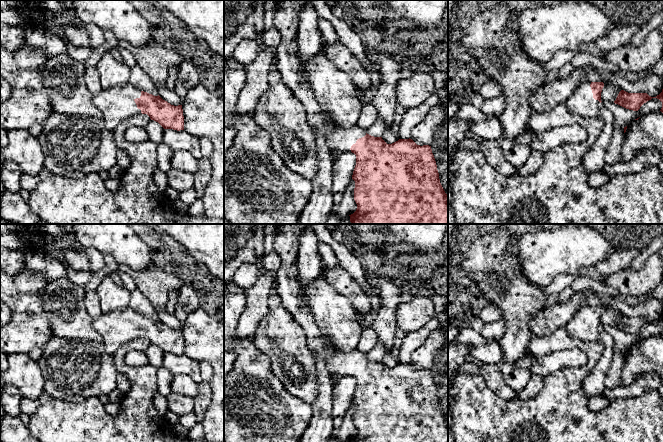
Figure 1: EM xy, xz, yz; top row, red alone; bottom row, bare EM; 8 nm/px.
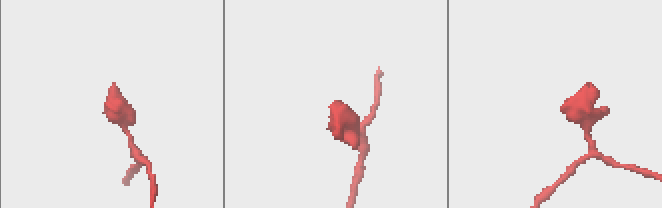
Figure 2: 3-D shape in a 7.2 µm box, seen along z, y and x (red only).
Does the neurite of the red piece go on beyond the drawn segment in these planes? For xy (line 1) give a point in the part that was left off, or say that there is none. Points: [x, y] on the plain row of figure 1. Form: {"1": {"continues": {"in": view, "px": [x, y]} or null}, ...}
{"1": {"continues": {"in": "xy", "px": [116, 328]}}}

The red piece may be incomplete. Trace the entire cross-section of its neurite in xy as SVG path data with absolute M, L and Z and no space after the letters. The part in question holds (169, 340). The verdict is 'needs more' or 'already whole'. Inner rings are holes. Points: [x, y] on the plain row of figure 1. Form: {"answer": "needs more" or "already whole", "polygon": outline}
{"answer": "needs more", "polygon": "M131 307L102 314L93 319L93 325L111 356L124 343L140 337L147 338L164 353L184 354L182 329L171 329L159 319L141 315Z"}

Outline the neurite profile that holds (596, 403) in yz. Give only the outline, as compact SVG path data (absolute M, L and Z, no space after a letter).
M603 395L589 396L588 407L591 411L599 412L608 407L611 401Z

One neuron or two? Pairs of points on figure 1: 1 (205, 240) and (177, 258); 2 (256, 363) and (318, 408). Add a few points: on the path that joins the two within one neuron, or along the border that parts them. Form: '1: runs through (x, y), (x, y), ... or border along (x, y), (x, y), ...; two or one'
1: runs through (198, 240), (184, 252); one
2: border along (312, 406), (312, 417), (306, 429); two

